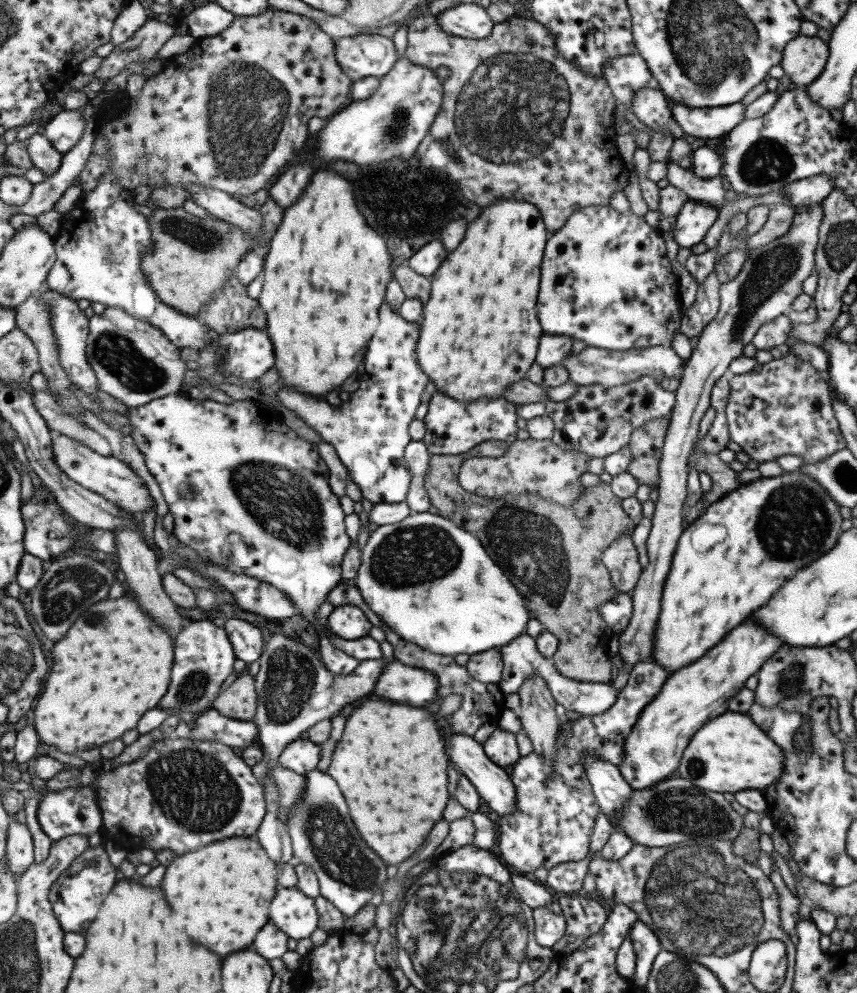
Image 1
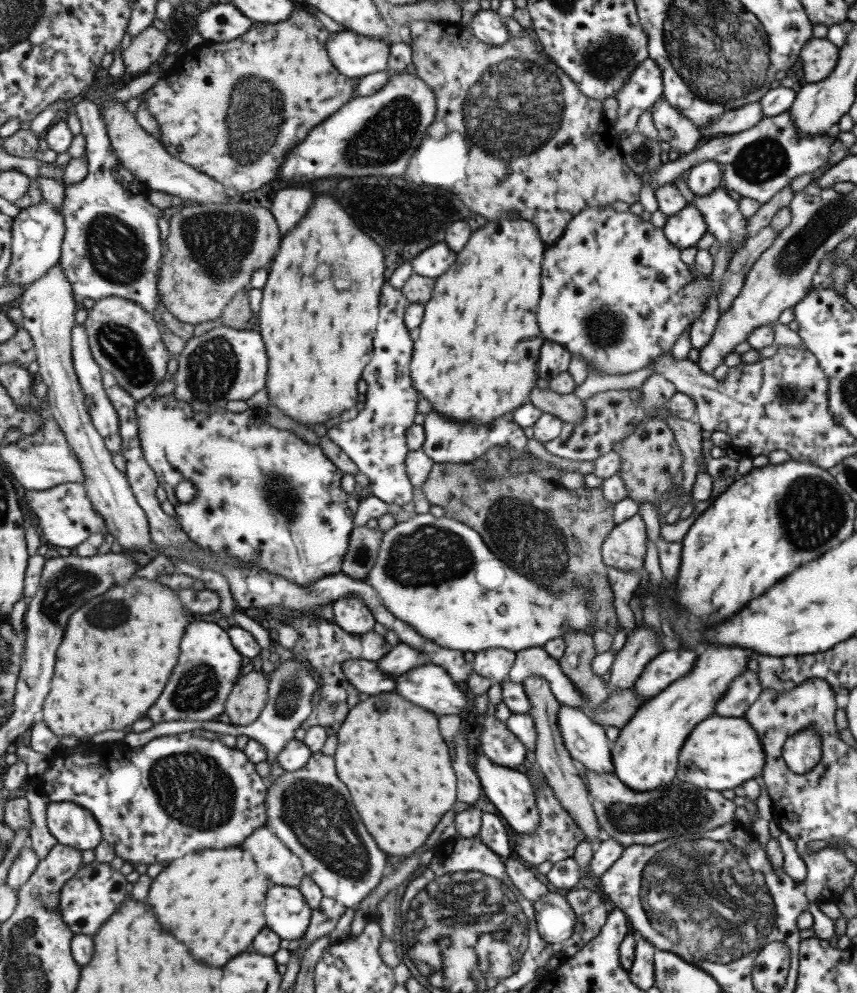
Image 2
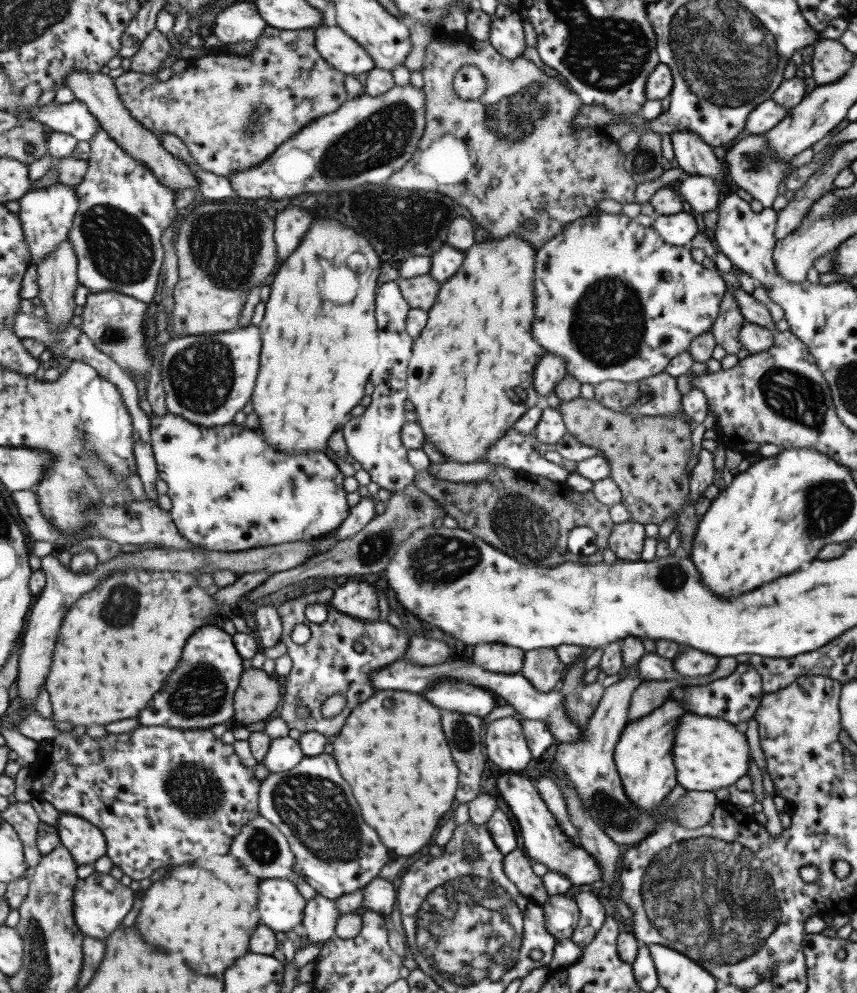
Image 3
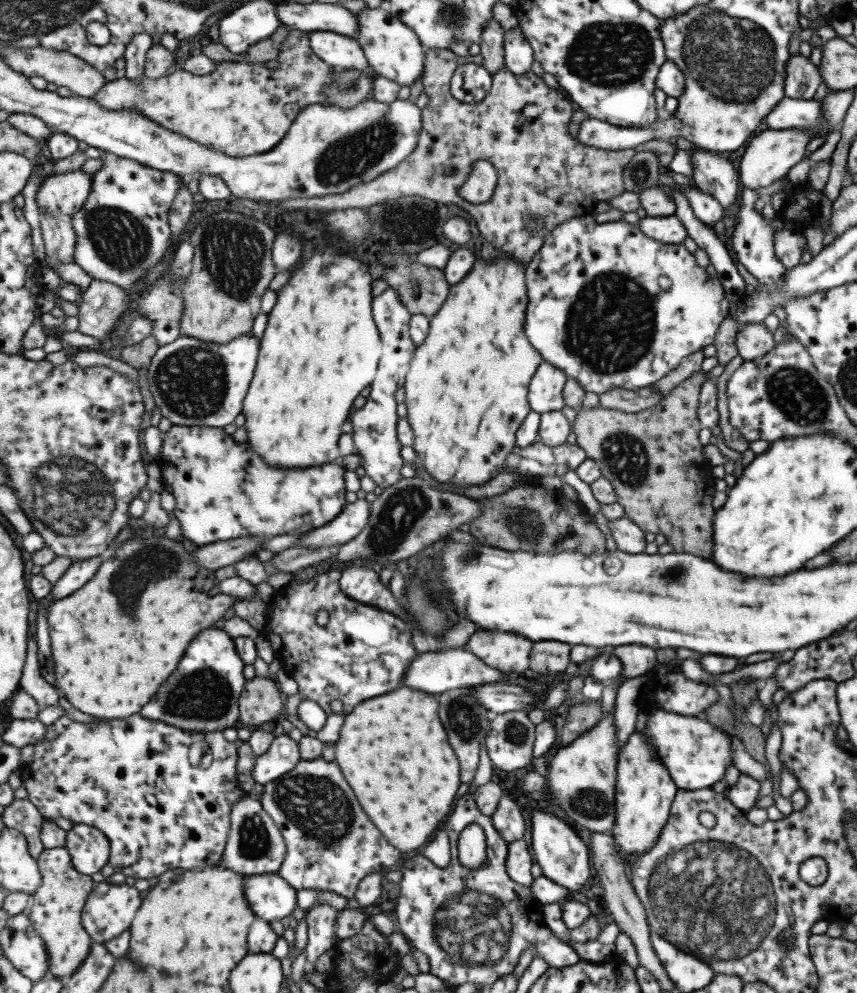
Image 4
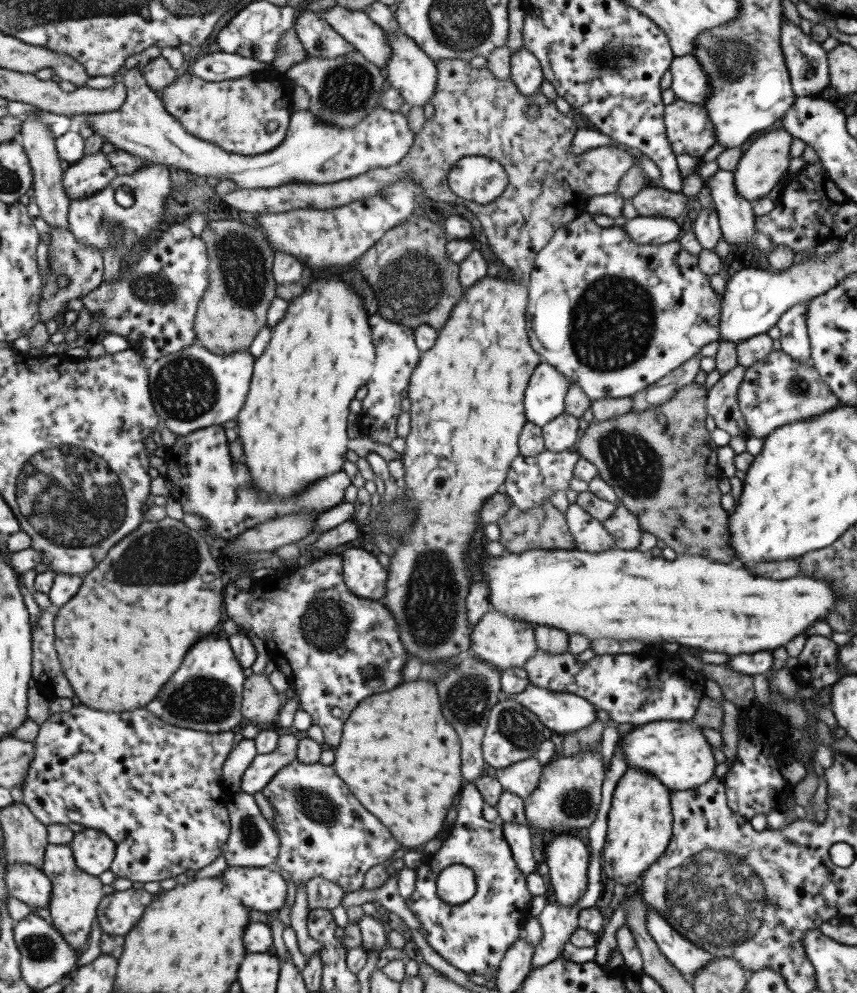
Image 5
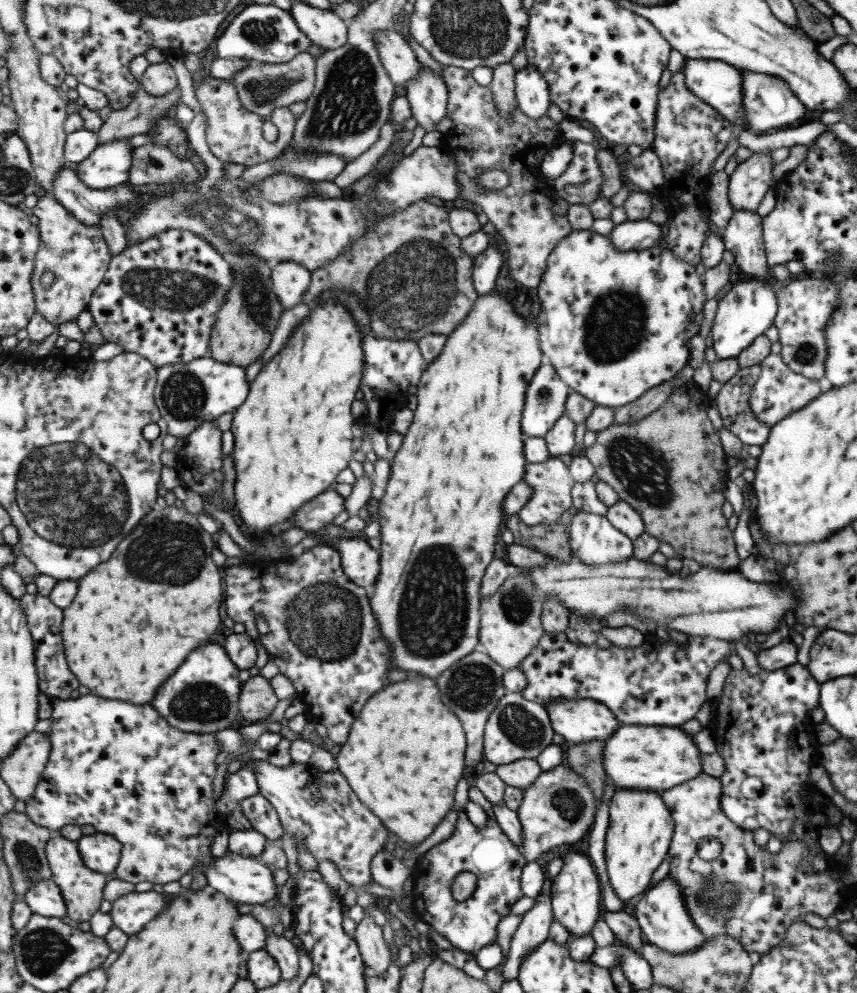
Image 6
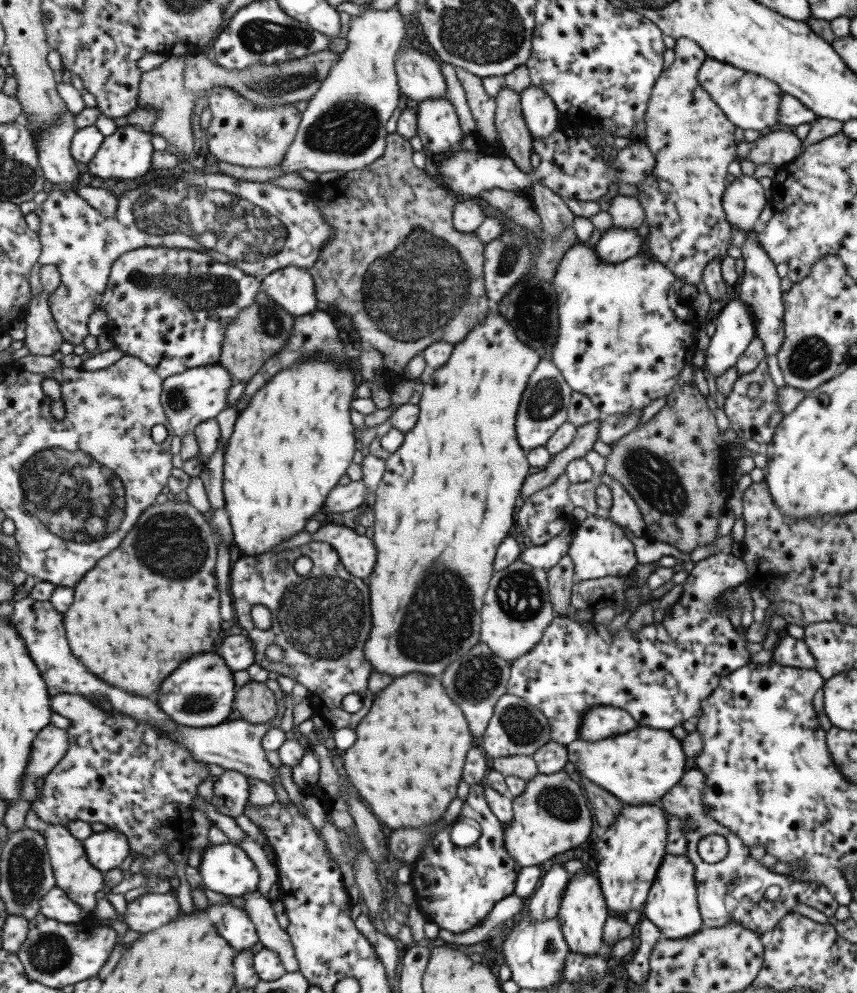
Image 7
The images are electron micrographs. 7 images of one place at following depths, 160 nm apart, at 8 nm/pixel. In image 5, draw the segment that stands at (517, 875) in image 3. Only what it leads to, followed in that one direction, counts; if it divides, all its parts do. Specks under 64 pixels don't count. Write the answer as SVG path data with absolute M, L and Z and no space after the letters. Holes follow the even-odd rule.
M501 822L504 826L504 835L512 846L512 853L523 871L523 874L529 876L535 872L538 867L537 860L535 860L535 852L533 852L533 834L527 825L517 823Z

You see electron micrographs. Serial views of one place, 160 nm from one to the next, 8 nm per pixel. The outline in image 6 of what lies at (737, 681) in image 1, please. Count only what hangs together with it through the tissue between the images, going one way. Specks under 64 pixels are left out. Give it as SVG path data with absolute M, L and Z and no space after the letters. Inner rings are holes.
M617 787L608 801L608 828L604 836L605 870L613 892L626 905L645 890L652 872L666 858L673 834L672 814L667 809L660 793L652 790L623 790Z

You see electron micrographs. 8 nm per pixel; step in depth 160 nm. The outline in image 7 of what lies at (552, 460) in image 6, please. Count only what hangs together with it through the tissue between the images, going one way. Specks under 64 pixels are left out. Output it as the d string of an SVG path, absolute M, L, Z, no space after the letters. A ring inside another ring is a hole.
M565 472L555 484L523 500L517 515L517 524L533 545L542 545L559 536L568 526L574 526L571 517L573 504L569 498L569 476Z

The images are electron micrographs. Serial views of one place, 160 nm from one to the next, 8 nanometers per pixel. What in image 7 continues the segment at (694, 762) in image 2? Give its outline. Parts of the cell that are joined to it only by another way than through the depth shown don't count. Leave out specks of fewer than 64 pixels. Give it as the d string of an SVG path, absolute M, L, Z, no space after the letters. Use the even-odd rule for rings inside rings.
M640 725L613 738L591 743L575 738L568 745L568 756L569 769L576 776L583 775L625 804L637 805L658 805L661 796L681 780L687 765L680 740L670 731Z

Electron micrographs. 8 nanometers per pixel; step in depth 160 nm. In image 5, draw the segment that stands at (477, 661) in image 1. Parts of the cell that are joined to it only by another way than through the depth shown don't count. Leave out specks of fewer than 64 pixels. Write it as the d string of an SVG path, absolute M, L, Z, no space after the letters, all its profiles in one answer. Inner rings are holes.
M492 608L473 628L470 654L490 663L497 669L523 668L530 658L536 656L539 649L536 641L536 627L532 622L513 620Z

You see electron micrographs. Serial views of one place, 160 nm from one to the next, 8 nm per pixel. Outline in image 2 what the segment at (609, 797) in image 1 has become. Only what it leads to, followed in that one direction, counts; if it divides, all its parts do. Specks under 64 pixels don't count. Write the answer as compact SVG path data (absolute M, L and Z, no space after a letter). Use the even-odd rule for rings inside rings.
M561 705L559 729L566 735L570 758L586 770L614 774L607 747L607 737L600 725L593 723L580 709Z

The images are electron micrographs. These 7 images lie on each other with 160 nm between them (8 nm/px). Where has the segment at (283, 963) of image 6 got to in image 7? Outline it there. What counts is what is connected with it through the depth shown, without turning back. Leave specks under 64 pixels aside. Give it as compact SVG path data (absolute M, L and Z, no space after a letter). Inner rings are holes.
M257 890L241 897L245 900L243 909L249 913L256 924L263 948L270 948L279 954L289 973L299 971L300 963L296 958L295 945L286 929L279 926L271 901Z

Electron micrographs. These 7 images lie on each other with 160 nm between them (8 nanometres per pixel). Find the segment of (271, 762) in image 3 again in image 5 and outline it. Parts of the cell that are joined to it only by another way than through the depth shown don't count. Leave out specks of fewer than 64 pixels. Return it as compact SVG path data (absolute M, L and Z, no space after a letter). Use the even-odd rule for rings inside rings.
M293 730L280 731L279 748L271 754L258 754L242 778L242 790L257 794L273 780L273 777L297 759L301 735Z

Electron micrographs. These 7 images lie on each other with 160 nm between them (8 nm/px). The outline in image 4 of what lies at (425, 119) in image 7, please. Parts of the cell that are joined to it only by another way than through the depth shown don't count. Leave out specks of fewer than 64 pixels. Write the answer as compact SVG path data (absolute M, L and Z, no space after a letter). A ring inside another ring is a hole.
M387 6L370 8L356 13L359 19L358 41L364 47L371 71L375 75L398 82L401 86L413 86L413 82L424 76L426 48L419 35L409 28Z

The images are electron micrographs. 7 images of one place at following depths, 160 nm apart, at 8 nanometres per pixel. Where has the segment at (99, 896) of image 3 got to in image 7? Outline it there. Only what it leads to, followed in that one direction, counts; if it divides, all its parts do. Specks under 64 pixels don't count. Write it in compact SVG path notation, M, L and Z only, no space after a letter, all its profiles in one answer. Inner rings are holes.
M146 893L127 903L124 922L141 934L159 929L181 913L179 900L171 893Z

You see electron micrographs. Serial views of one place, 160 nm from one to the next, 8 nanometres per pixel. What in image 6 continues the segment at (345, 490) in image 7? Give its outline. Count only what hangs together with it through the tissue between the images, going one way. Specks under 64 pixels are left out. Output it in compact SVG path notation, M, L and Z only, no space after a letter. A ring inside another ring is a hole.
M329 488L319 497L315 497L307 505L301 507L290 518L290 522L293 527L303 529L307 534L313 533L327 526L329 522L333 522L335 516L339 516L343 510L346 510L346 498L334 488Z

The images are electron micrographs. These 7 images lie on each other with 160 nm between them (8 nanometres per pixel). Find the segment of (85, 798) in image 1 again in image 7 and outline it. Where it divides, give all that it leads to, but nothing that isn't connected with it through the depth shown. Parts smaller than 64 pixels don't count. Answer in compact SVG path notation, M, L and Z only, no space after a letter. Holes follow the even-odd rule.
M113 829L93 833L84 840L84 845L93 866L104 873L119 868L131 850L129 837Z

